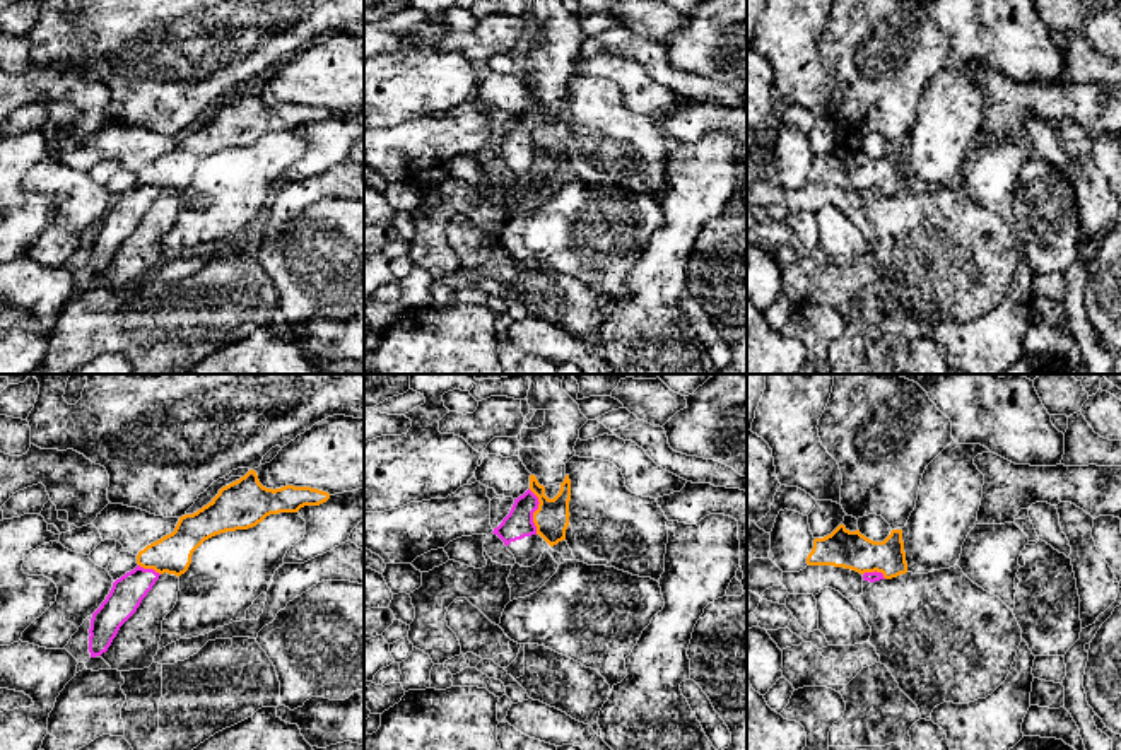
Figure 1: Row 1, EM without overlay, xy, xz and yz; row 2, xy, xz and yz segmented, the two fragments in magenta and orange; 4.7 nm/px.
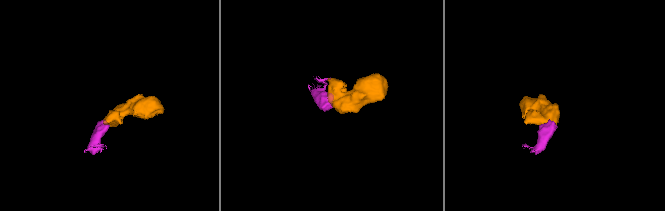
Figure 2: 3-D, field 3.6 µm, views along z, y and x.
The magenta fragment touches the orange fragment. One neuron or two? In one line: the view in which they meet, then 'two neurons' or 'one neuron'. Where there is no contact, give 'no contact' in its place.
meets magenta in xz; two neurons

